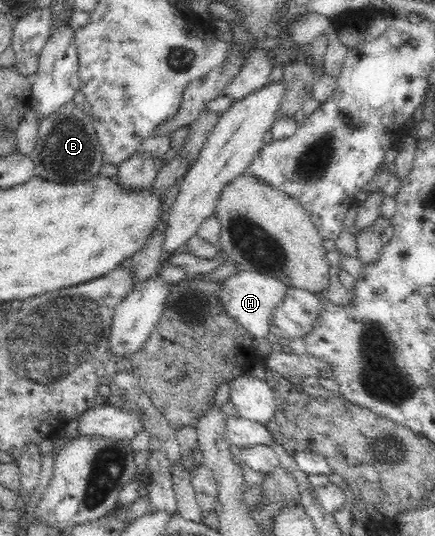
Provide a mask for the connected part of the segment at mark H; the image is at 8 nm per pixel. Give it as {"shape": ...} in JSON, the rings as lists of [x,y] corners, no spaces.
{"shape":[[[237,270],[221,282],[218,299],[225,312],[253,338],[267,338],[272,312],[285,298],[287,285],[279,279],[254,271]]]}

